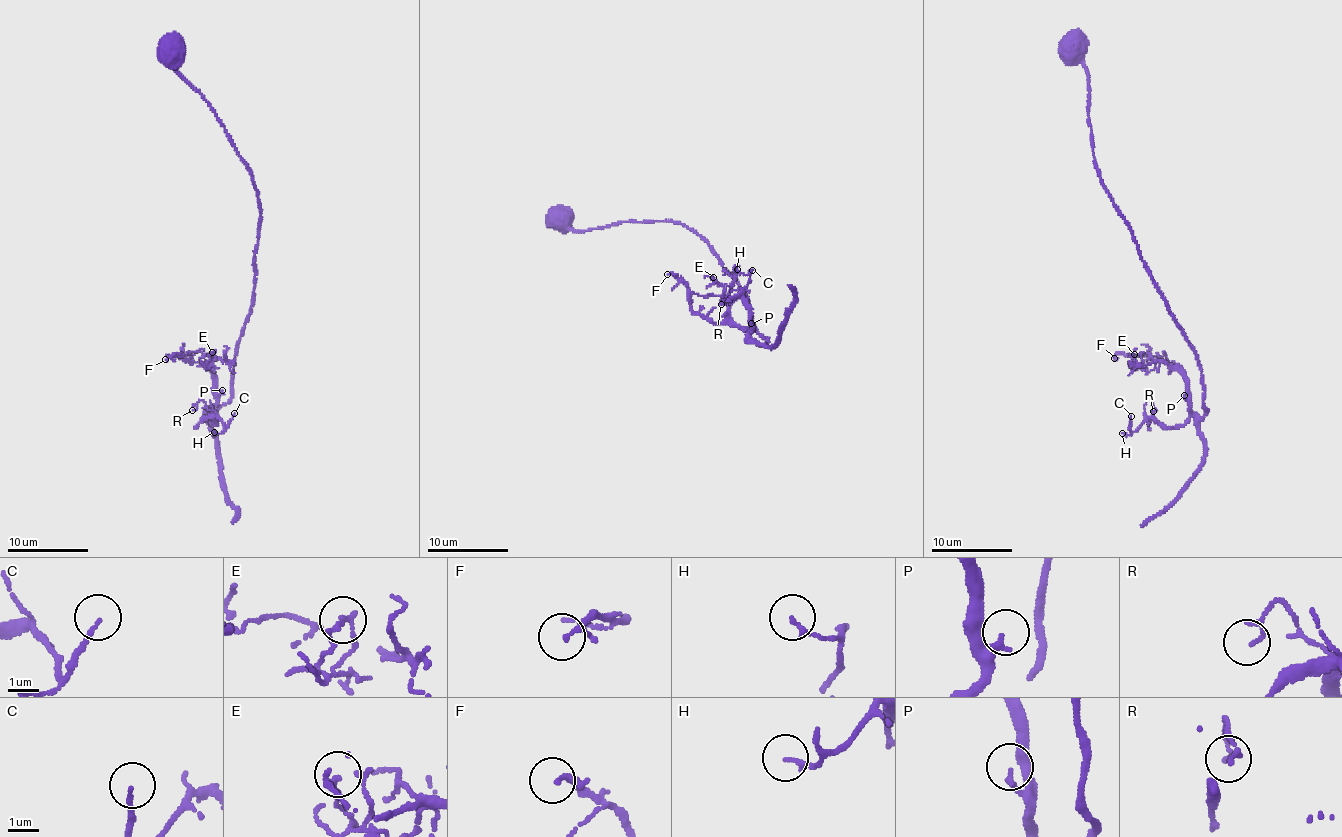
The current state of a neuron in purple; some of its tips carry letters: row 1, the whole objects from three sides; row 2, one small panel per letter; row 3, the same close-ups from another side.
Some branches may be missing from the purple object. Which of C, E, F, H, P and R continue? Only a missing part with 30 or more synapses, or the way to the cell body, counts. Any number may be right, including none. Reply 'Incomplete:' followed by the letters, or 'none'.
Incomplete: none

